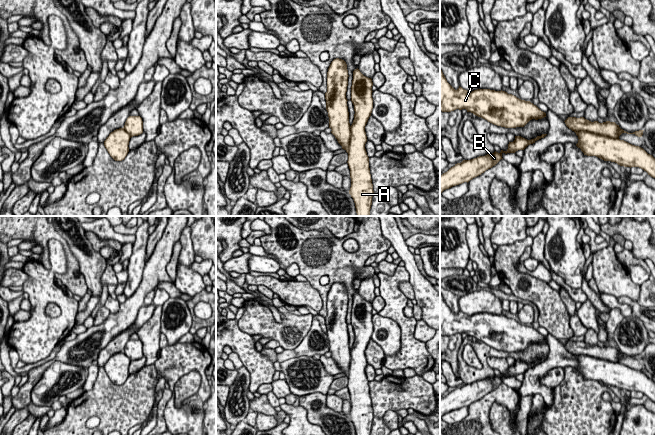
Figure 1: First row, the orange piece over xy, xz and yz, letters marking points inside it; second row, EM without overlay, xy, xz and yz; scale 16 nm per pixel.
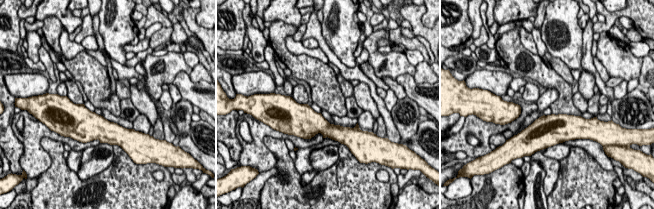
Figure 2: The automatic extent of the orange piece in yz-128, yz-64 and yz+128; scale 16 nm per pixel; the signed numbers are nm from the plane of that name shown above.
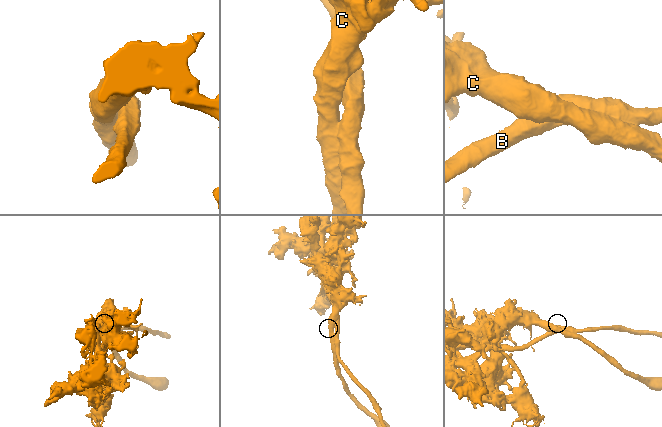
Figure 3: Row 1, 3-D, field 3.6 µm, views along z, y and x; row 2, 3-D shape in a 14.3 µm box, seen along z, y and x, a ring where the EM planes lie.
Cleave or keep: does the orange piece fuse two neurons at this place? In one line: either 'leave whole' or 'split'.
split

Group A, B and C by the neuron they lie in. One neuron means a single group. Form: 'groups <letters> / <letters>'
groups A B / C

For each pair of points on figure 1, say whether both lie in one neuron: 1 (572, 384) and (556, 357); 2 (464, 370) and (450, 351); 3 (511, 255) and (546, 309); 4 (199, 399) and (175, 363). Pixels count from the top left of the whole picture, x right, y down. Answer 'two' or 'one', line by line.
1: two
2: two
3: one
4: one

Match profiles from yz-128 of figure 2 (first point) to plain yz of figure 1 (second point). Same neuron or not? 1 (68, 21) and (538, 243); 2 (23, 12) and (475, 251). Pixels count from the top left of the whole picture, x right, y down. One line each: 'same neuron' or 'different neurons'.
1: different neurons
2: different neurons

